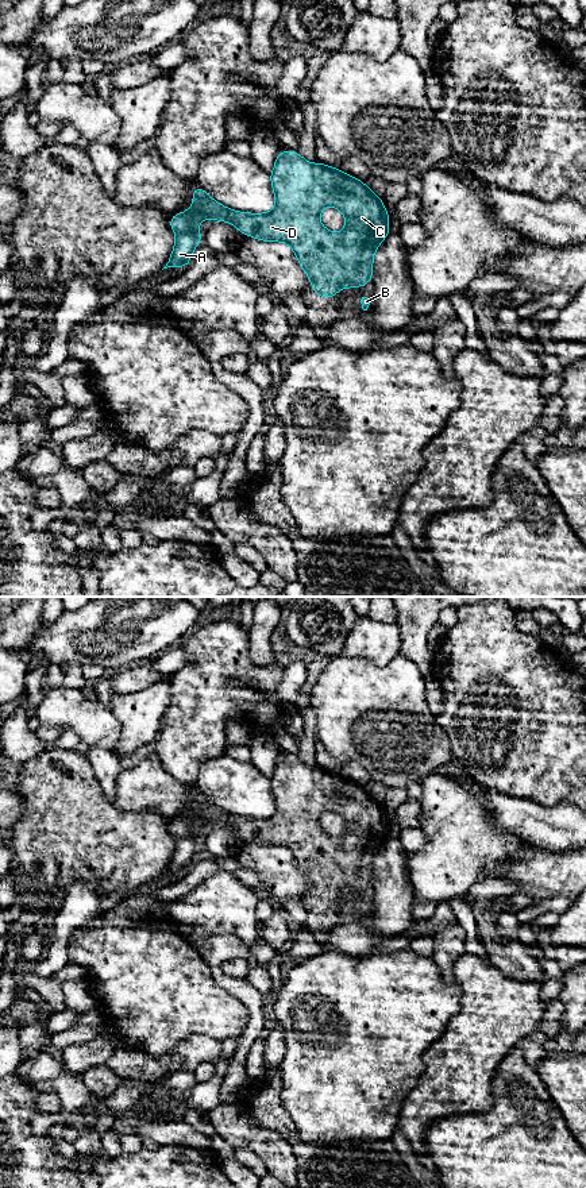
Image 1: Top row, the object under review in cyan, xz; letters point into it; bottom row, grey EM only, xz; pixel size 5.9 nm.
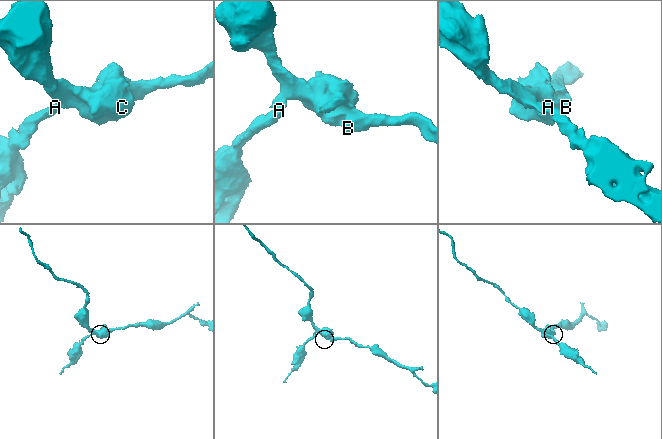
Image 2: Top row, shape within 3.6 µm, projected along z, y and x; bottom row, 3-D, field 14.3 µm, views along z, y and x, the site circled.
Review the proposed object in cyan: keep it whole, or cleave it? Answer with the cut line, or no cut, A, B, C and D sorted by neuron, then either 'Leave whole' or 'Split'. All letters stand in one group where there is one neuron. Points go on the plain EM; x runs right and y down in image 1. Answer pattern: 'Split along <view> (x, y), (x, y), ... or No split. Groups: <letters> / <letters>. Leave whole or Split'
No split. Groups: A B C D. Leave whole

